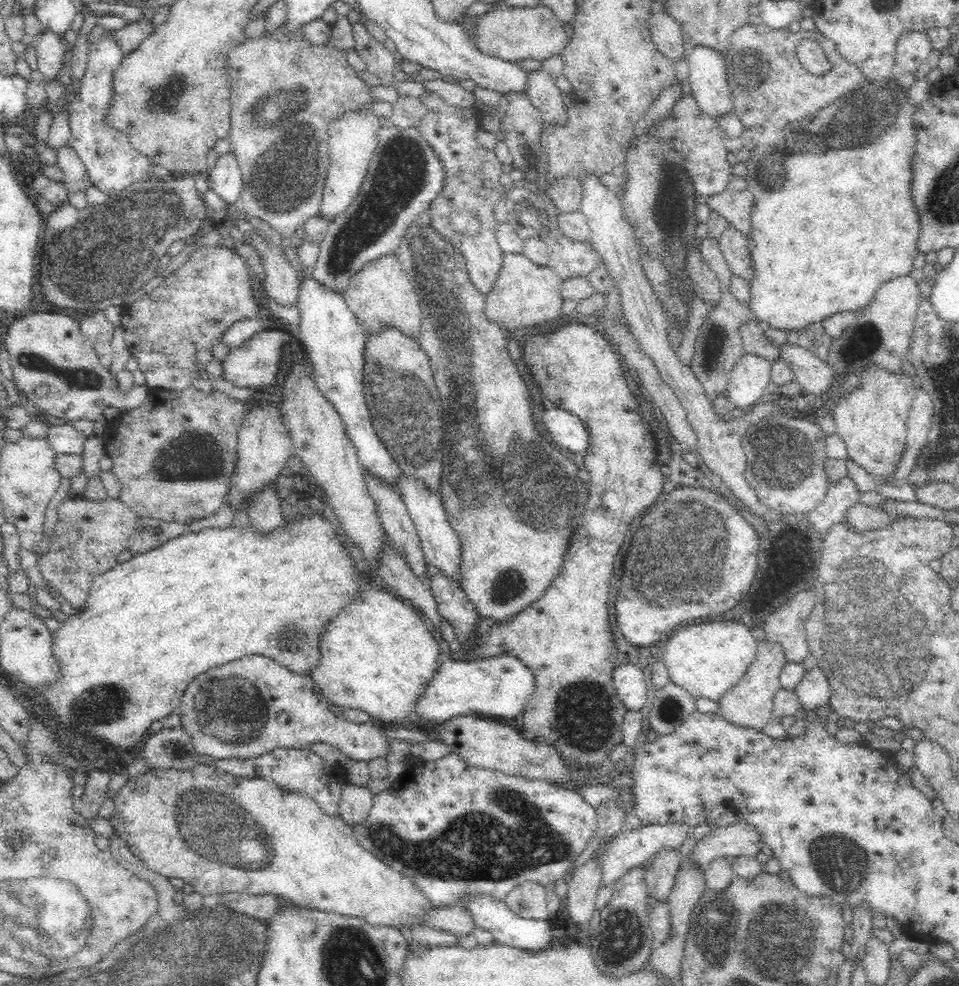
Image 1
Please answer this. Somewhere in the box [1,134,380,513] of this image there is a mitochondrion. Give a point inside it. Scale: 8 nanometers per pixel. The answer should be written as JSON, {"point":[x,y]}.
{"point":[90,259]}

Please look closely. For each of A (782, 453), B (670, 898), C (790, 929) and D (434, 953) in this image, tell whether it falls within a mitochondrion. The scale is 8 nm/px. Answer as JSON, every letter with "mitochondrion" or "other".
{"A":"mitochondrion","B":"other","C":"mitochondrion","D":"other"}

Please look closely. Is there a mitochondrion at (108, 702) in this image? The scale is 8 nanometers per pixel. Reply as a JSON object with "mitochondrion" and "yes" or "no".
{"mitochondrion":"yes"}

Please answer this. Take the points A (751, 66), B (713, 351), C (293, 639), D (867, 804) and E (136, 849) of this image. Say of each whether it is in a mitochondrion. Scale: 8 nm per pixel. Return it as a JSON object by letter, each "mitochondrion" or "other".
{"A":"mitochondrion","B":"mitochondrion","C":"mitochondrion","D":"other","E":"other"}

